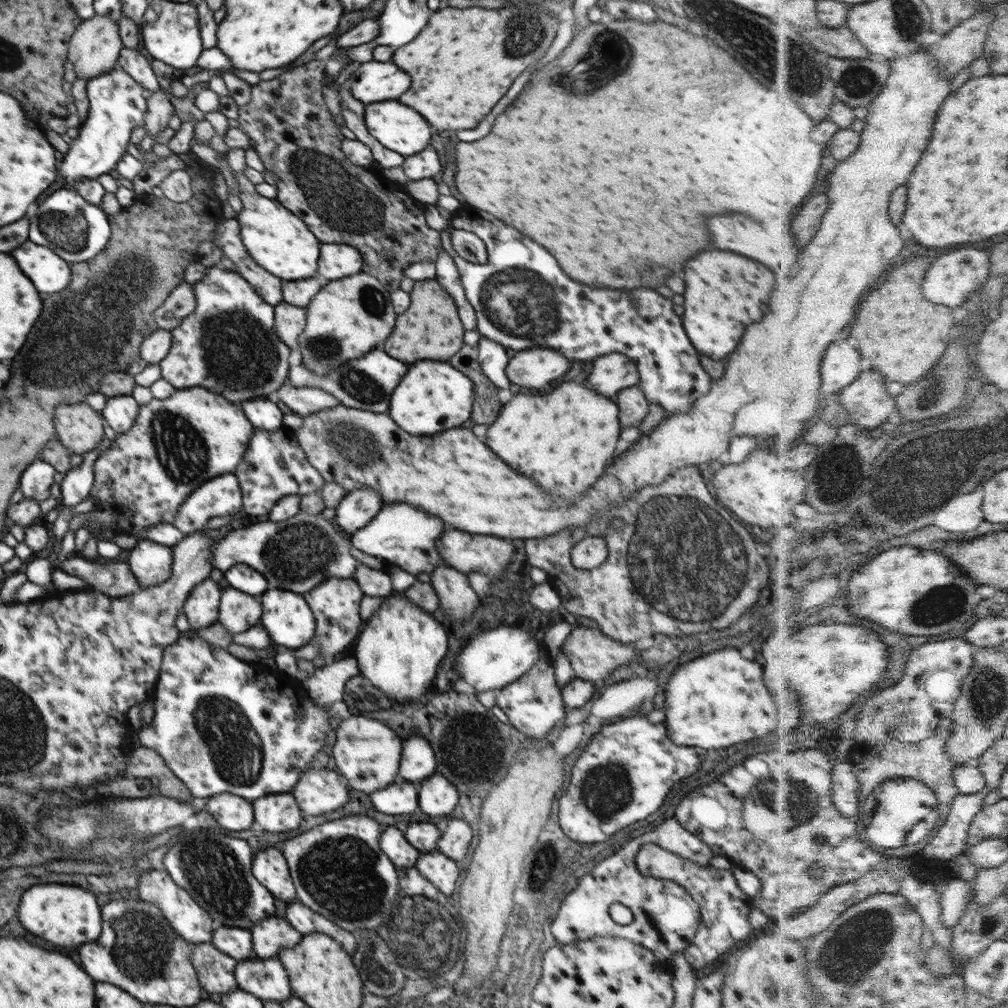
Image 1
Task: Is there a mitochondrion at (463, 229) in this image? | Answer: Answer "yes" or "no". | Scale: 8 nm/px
no

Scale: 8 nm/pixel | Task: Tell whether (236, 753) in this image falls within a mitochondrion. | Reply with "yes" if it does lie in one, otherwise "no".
yes

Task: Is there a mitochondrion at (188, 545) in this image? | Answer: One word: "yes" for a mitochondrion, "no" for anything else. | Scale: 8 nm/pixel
no

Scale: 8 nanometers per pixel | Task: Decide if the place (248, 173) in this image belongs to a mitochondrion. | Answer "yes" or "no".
no

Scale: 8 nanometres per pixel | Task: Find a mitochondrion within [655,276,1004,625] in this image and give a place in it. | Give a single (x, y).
(885, 478)

